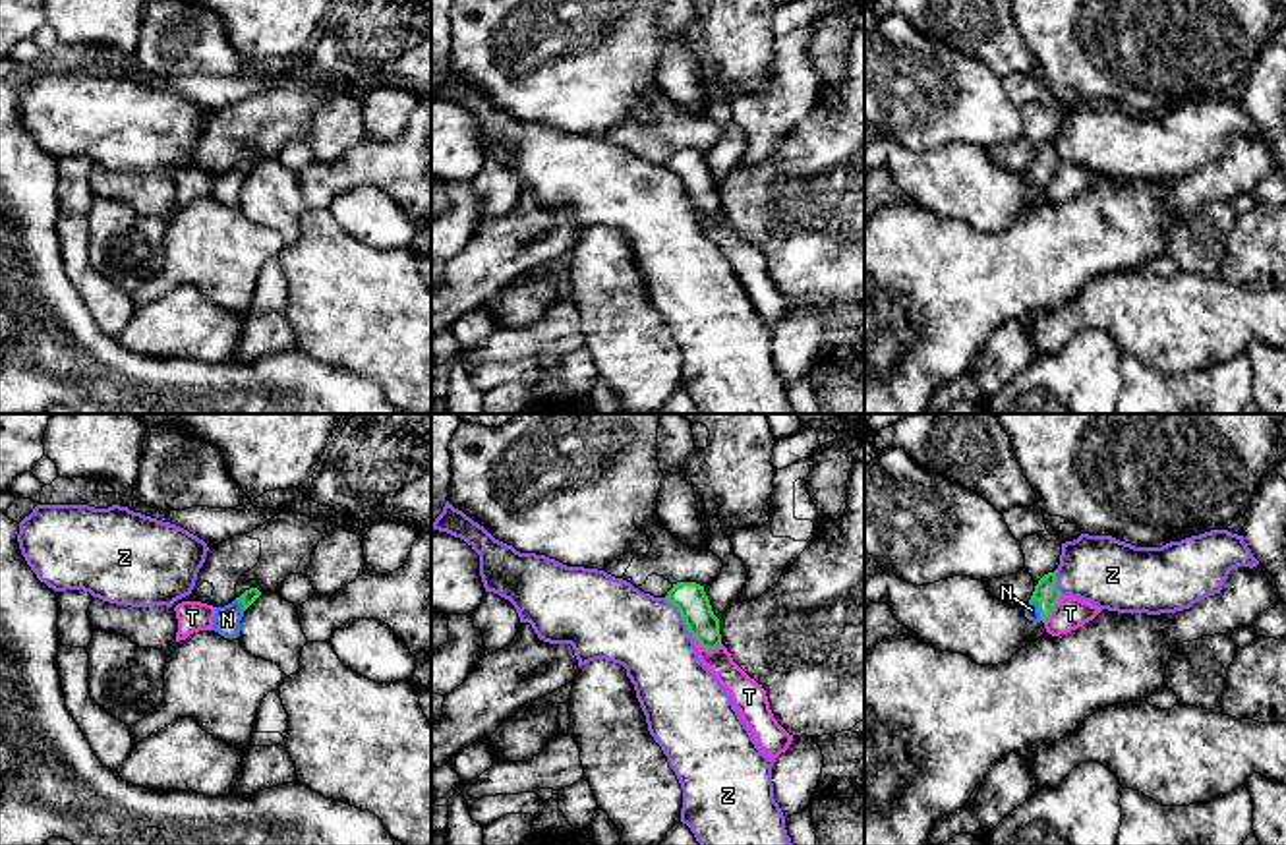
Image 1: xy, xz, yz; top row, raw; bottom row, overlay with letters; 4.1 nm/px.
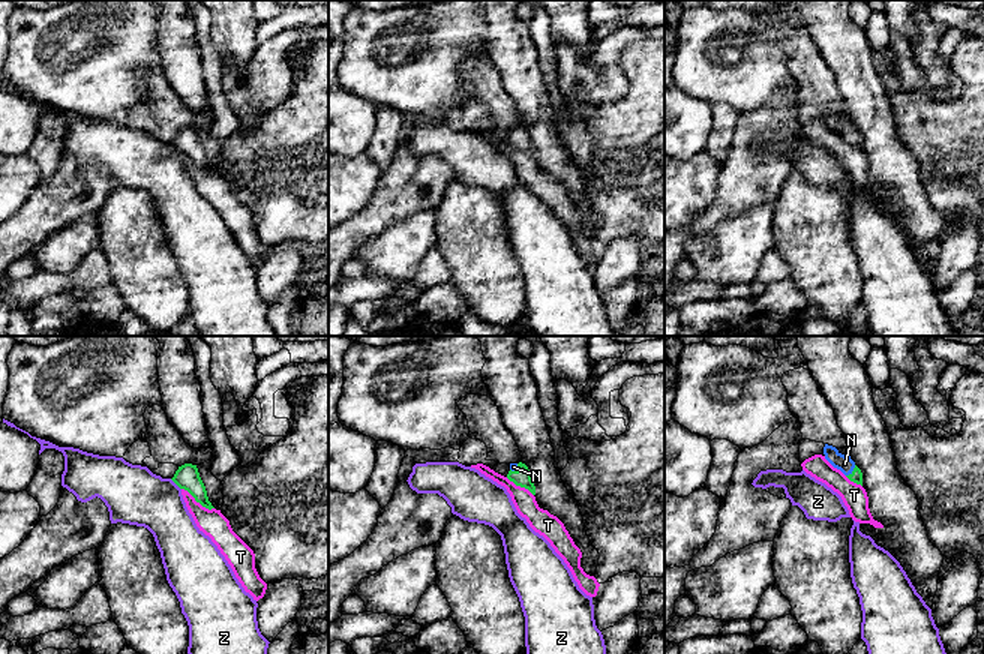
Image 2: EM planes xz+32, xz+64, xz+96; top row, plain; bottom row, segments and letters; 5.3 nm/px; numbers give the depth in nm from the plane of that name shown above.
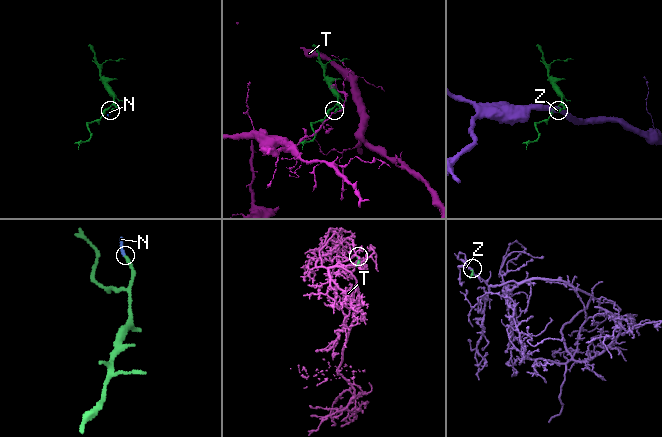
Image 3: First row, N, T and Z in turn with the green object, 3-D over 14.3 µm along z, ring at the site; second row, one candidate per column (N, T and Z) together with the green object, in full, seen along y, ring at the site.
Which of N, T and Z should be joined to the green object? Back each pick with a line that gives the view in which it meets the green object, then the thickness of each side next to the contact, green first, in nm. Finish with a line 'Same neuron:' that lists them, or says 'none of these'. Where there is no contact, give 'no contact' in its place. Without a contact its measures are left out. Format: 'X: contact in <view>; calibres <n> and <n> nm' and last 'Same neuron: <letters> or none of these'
N: contact in yz; calibres 100 and 60 nm
Same neuron: N

